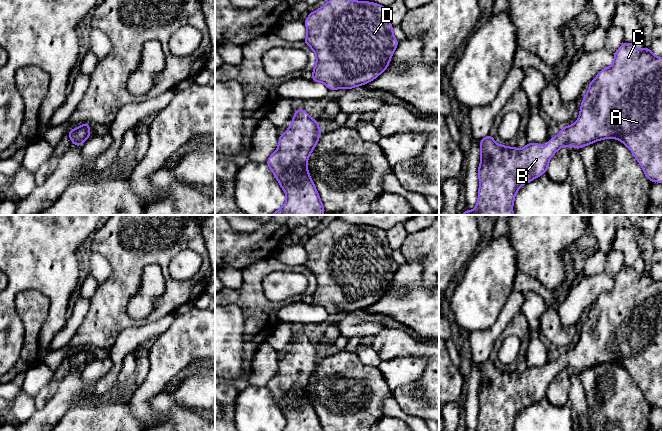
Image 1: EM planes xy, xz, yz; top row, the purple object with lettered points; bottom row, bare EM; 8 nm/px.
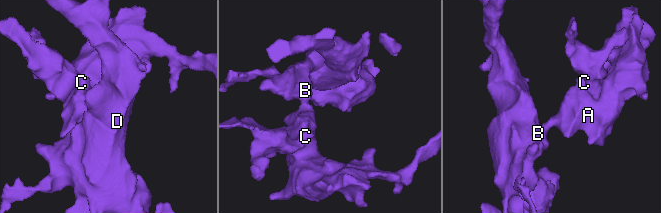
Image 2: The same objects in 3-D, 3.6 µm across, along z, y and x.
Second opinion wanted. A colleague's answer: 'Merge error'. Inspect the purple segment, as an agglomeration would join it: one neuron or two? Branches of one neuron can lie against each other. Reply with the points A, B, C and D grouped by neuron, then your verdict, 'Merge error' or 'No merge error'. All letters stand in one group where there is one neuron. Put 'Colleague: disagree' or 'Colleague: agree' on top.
Colleague: disagree
Groups: A B C D. No merge error

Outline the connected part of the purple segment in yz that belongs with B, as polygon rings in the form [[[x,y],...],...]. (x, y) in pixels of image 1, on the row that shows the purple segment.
[[[625,42],[613,55],[613,64],[602,69],[590,82],[577,121],[570,126],[562,127],[558,135],[549,139],[546,148],[543,144],[527,143],[524,148],[518,150],[516,146],[497,144],[490,134],[480,141],[478,201],[472,211],[465,208],[463,215],[514,215],[513,203],[518,189],[546,173],[551,157],[560,148],[571,146],[581,149],[608,138],[619,140],[630,149],[651,182],[663,183],[663,57],[656,57],[650,48],[638,49],[633,43]]]

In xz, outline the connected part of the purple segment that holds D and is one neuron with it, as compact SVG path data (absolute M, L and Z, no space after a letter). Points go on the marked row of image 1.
M329 0L304 21L306 43L316 55L312 81L324 83L329 90L352 89L376 79L389 65L398 45L386 7L355 0Z

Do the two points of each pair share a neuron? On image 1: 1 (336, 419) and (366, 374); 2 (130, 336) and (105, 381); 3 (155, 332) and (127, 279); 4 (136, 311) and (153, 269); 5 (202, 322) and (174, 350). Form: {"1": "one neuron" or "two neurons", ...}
{"1": "one neuron", "2": "one neuron", "3": "two neurons", "4": "one neuron", "5": "one neuron"}

